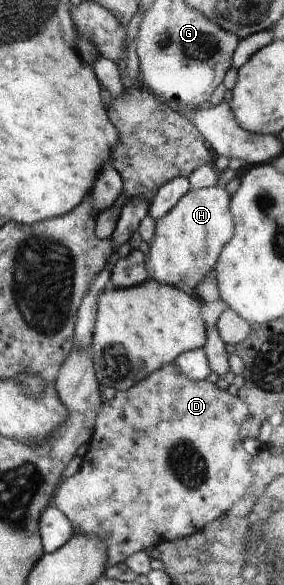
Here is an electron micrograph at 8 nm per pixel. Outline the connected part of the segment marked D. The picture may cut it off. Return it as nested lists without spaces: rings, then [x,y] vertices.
[[[173,363],[167,364],[159,370],[155,370],[147,379],[141,380],[125,392],[117,392],[111,400],[103,401],[103,406],[97,414],[96,424],[92,438],[88,441],[88,448],[83,456],[82,468],[70,478],[63,480],[54,495],[53,505],[71,522],[72,530],[76,534],[87,534],[95,538],[105,538],[107,545],[106,567],[113,567],[140,551],[148,551],[161,544],[161,542],[172,542],[173,540],[188,538],[200,532],[207,524],[217,523],[219,518],[226,515],[229,510],[247,492],[251,484],[252,475],[249,471],[252,456],[245,451],[242,440],[239,438],[241,424],[247,419],[248,408],[241,398],[232,396],[225,390],[217,388],[216,384],[211,384],[207,380],[193,382],[187,376],[179,374],[179,370]]]

